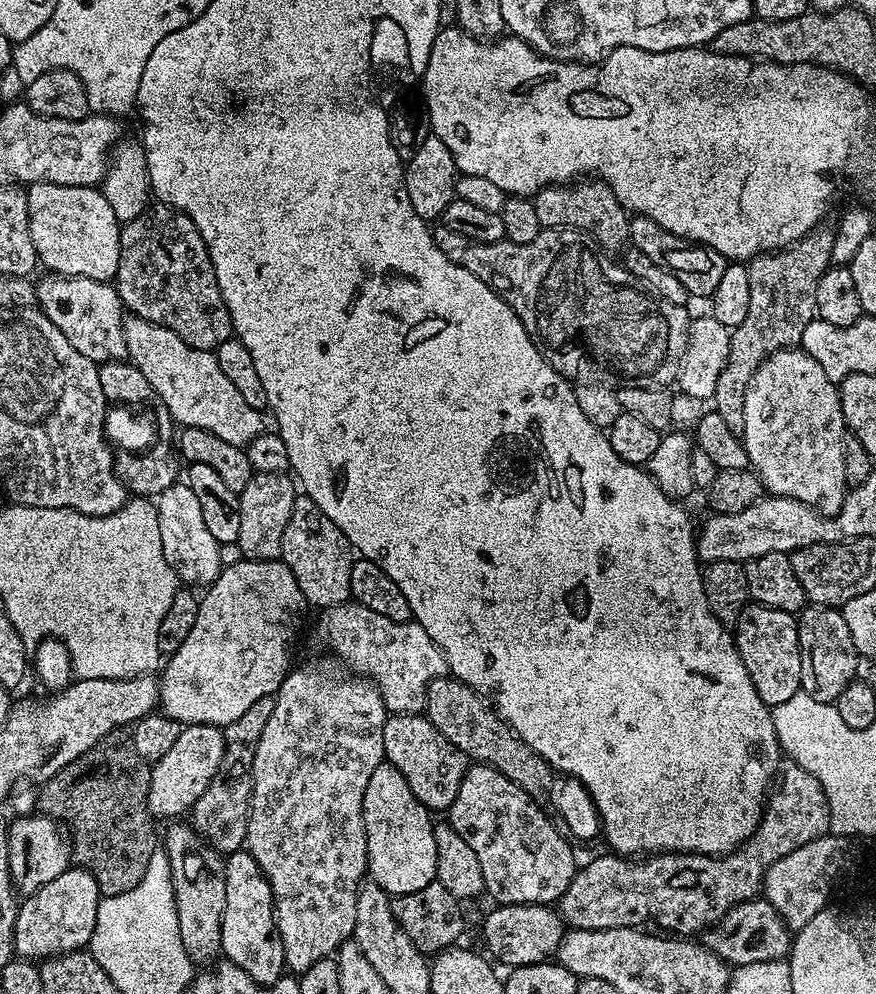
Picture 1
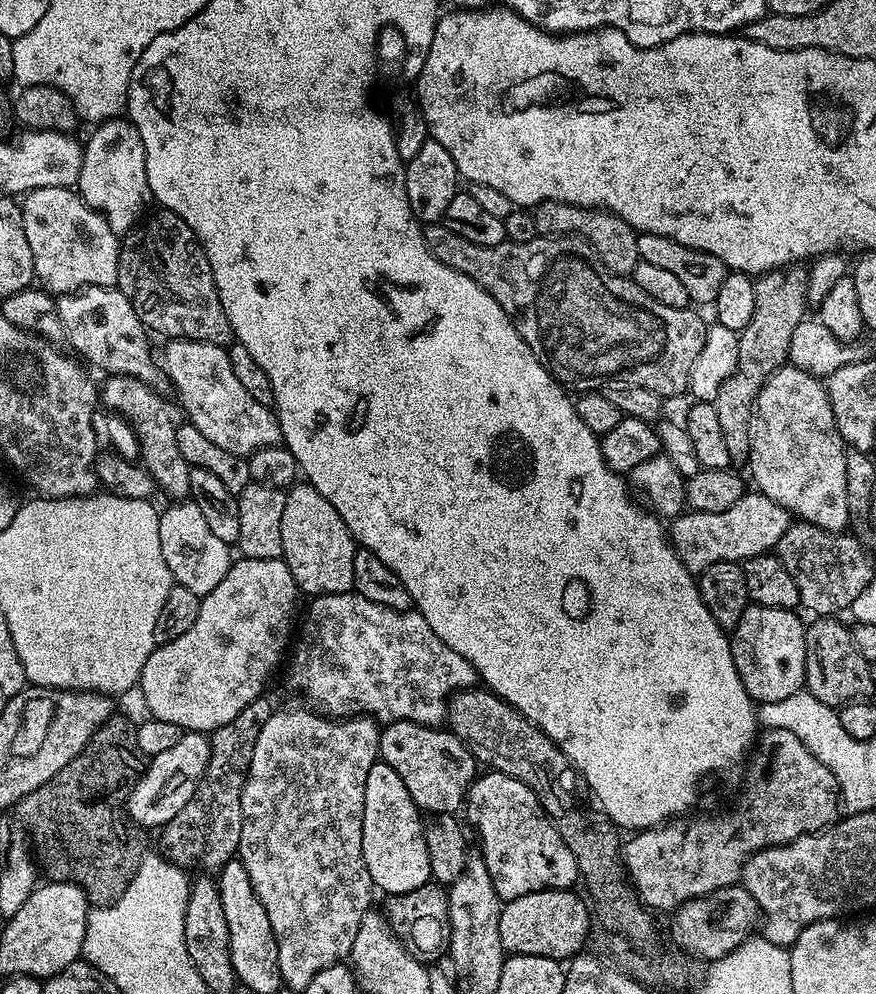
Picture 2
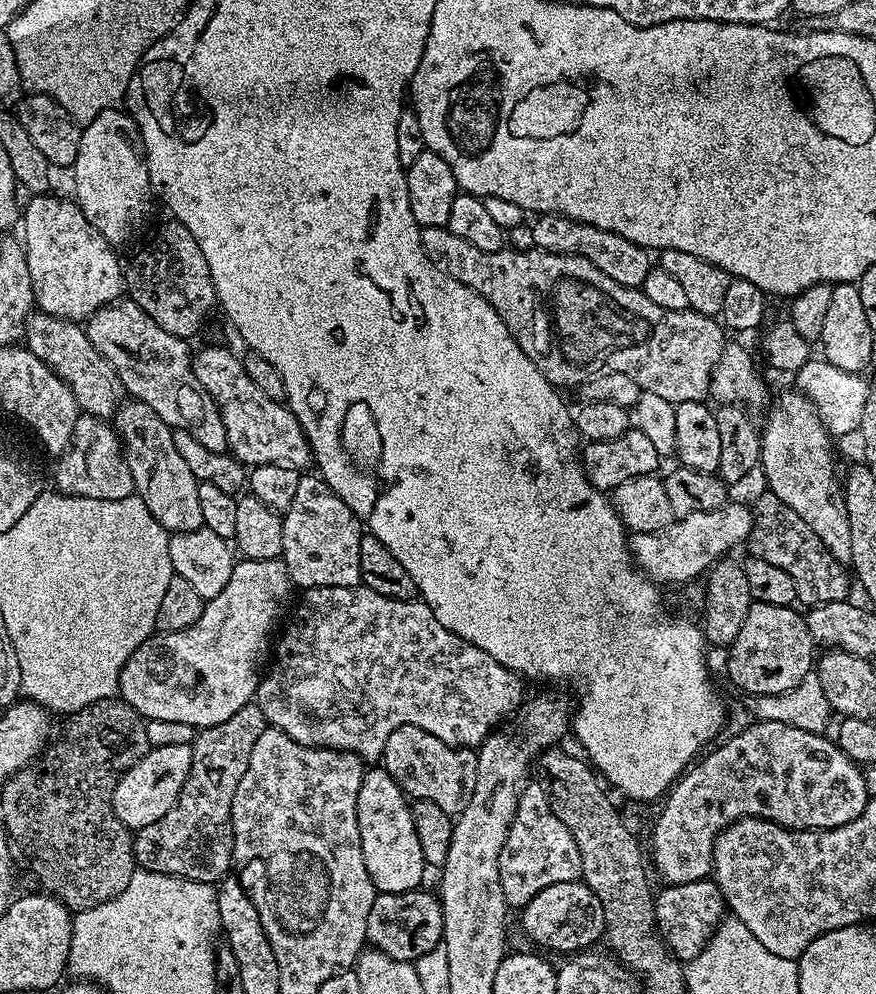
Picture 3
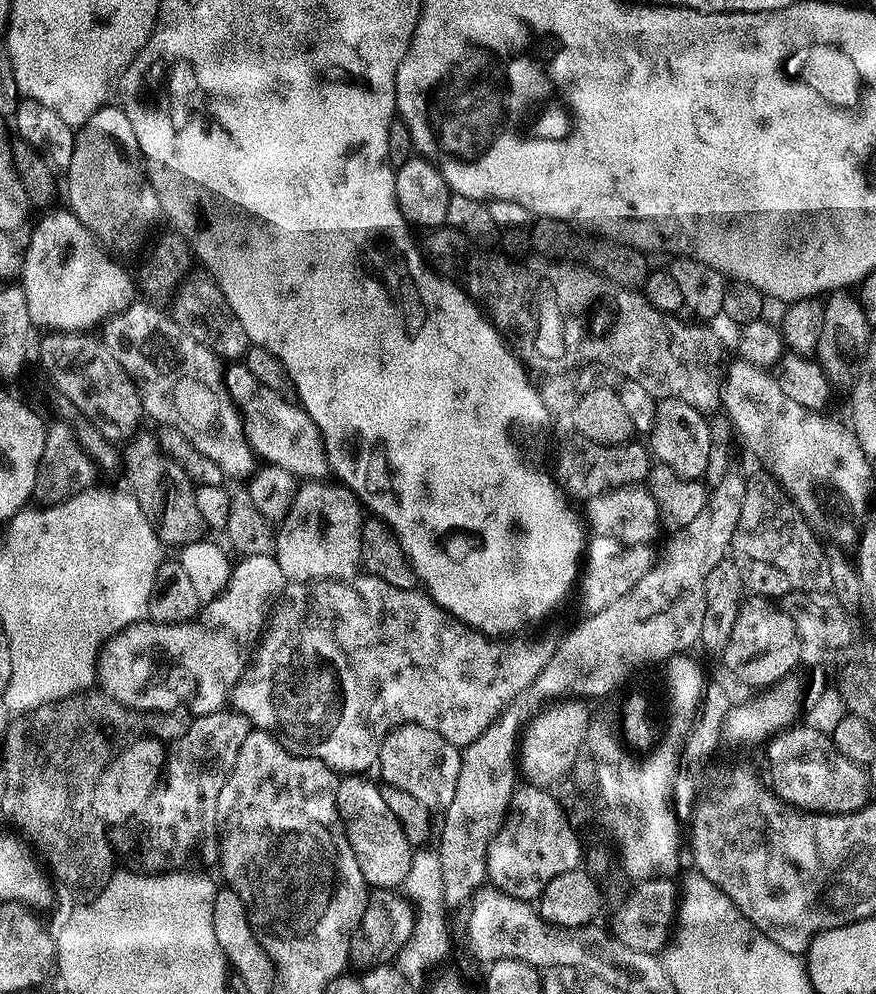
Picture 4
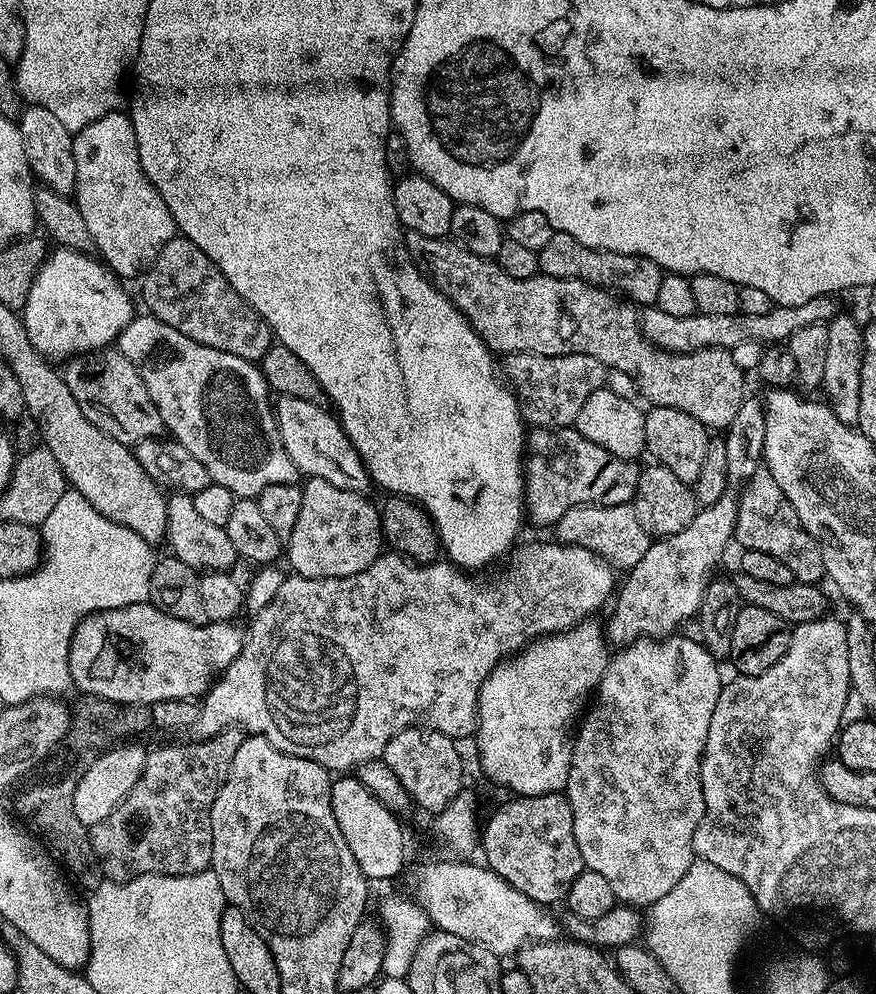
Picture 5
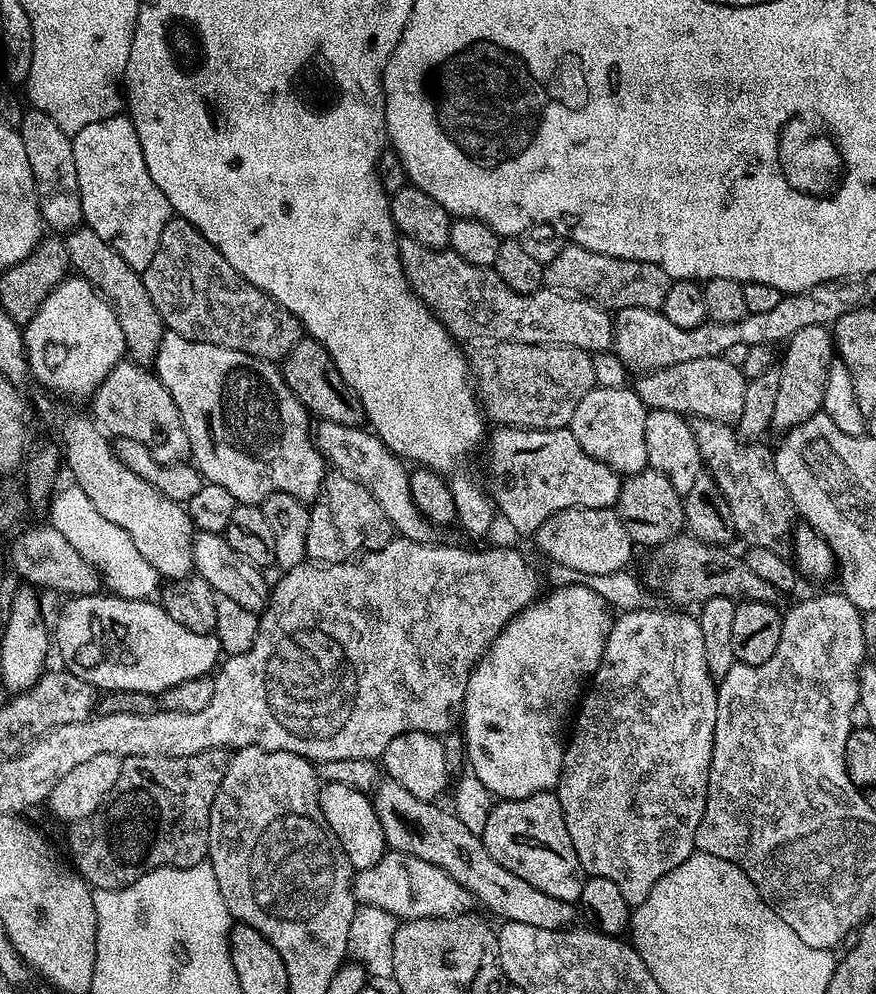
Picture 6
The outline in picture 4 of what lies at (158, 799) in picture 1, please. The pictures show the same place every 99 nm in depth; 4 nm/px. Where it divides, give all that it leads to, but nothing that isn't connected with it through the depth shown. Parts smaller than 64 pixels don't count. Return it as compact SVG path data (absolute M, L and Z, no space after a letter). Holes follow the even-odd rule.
M151 738L135 740L130 746L120 748L94 786L92 805L105 825L120 824L137 815L152 797L152 792L161 783L166 759L166 748L161 741Z

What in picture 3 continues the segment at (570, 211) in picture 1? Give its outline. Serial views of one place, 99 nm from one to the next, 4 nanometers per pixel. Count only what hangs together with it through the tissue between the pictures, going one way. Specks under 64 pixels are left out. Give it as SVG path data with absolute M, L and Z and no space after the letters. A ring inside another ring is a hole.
M556 212L537 215L533 220L536 221L531 221L530 227L536 247L541 252L557 252L560 256L581 256L594 262L594 266L598 266L602 274L614 278L614 282L627 288L643 289L646 274L650 274L654 266L653 257L652 260L648 257L651 256L649 249L638 246L610 230L598 230L598 226L583 224L569 216L560 216Z

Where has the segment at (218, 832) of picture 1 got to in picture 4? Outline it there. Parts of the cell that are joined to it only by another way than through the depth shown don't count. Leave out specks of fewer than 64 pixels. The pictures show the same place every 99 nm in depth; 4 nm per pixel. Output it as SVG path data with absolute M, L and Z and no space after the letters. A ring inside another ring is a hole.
M221 710L219 712L211 712L205 716L195 717L190 726L190 730L186 730L186 734L182 734L182 738L178 738L167 749L166 759L164 762L164 771L162 773L162 783L152 792L152 797L147 800L144 807L138 813L138 821L140 820L140 829L136 832L136 852L140 855L139 867L148 874L163 874L165 872L182 872L185 870L204 870L207 864L215 865L220 859L220 838L216 827L216 815L218 814L218 794L222 794L222 786L226 786L226 778L230 778L230 770L234 770L234 762L238 762L238 750L242 750L242 742L246 742L246 734L254 731L252 723L244 717L241 712L235 710Z

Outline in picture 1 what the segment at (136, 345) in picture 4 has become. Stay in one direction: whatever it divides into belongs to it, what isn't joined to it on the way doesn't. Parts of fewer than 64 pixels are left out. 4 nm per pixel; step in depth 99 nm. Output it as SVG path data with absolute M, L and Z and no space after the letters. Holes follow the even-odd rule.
M44 274L41 280L35 281L36 285L36 304L39 311L46 314L46 318L50 318L50 322L54 322L54 326L58 326L58 330L62 330L62 334L66 334L66 342L70 342L70 346L74 346L74 350L78 350L78 354L82 354L86 358L96 361L97 365L105 364L108 360L123 360L128 355L128 346L124 337L124 321L126 319L125 309L120 302L120 295L117 294L115 287L111 283L102 280L91 280L90 278L82 278L81 276L57 276L55 274Z

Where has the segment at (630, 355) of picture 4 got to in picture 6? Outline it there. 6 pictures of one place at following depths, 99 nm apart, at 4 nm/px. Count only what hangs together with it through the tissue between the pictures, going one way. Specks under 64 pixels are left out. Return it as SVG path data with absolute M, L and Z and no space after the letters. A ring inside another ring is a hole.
M400 236L397 239L400 265L408 279L408 285L420 301L446 326L453 340L465 342L477 336L480 342L508 341L510 343L528 343L552 345L554 347L576 347L589 353L606 352L613 347L612 321L609 309L600 308L593 300L585 300L567 292L557 292L551 288L540 288L530 294L518 294L498 278L495 268L479 268L466 258L458 258L448 248L431 248L414 242L414 238ZM723 356L710 358L694 358L690 362L678 362L674 366L659 368L656 372L645 372L635 381L634 387L638 398L642 398L645 408L649 410L670 410L685 418L698 420L713 420L723 424L735 425L742 418L742 405L746 399L746 386L743 372L730 366Z

